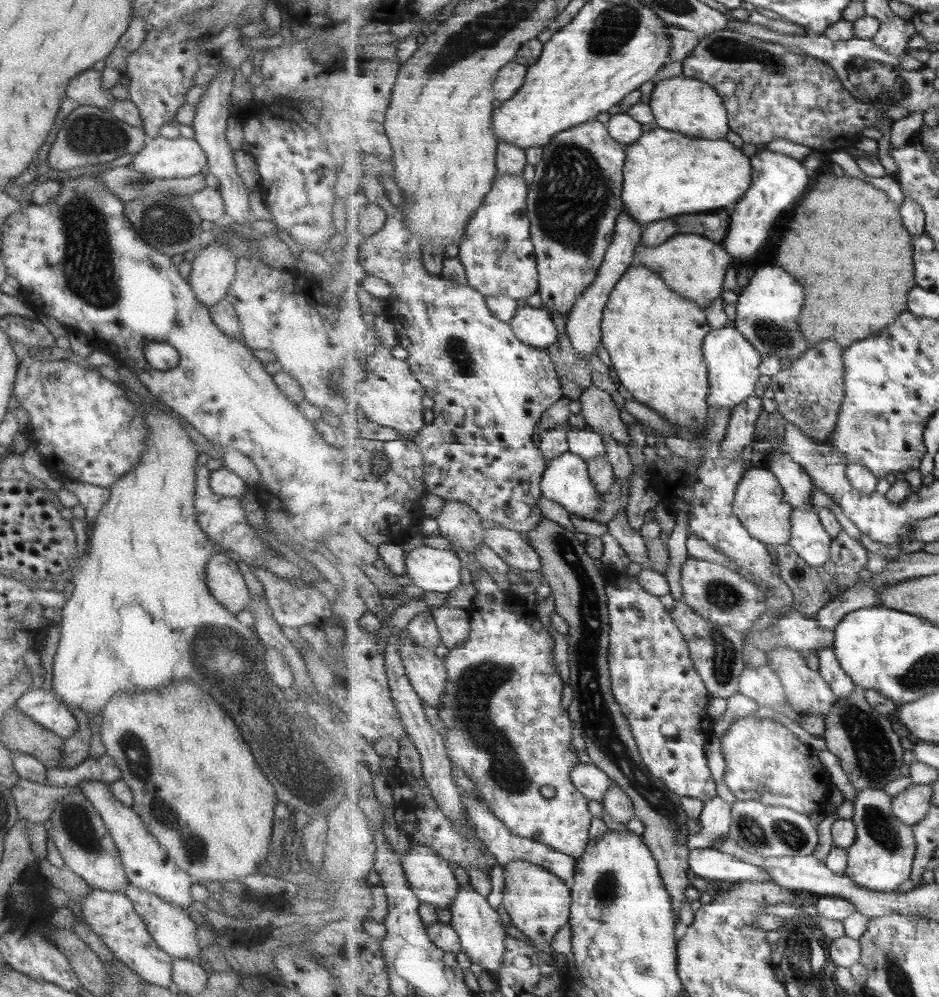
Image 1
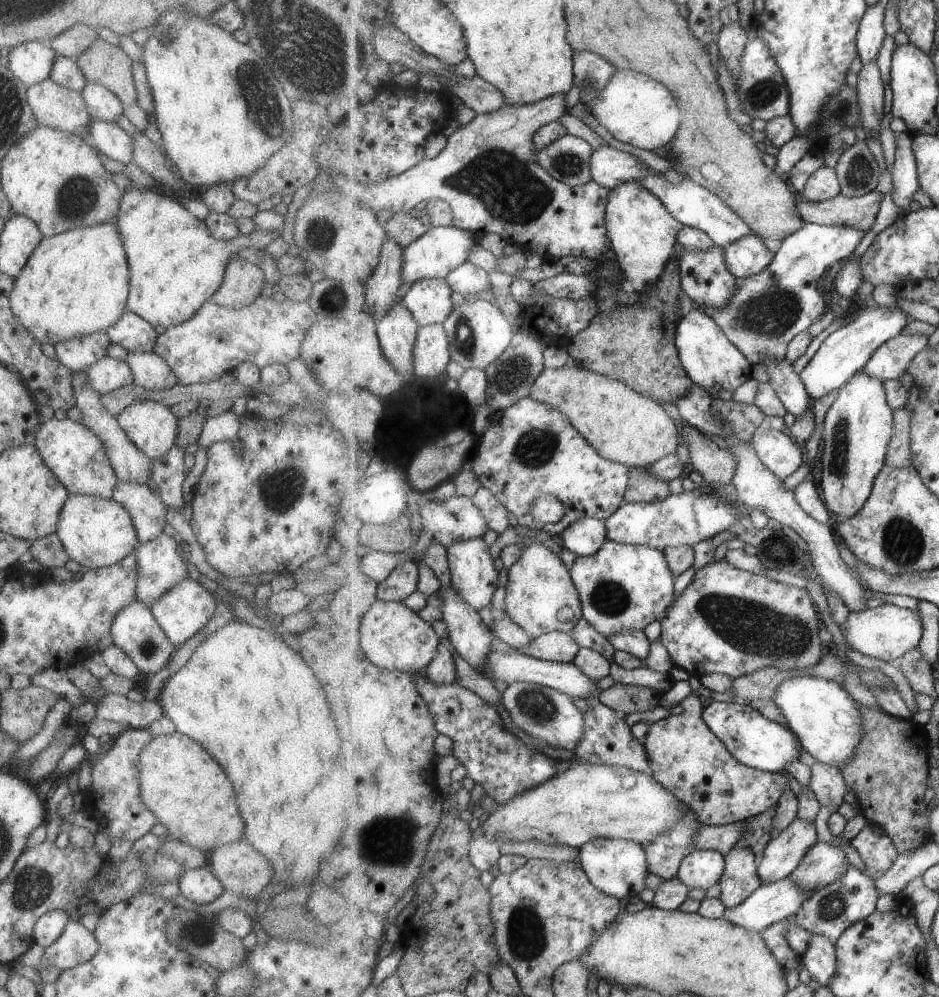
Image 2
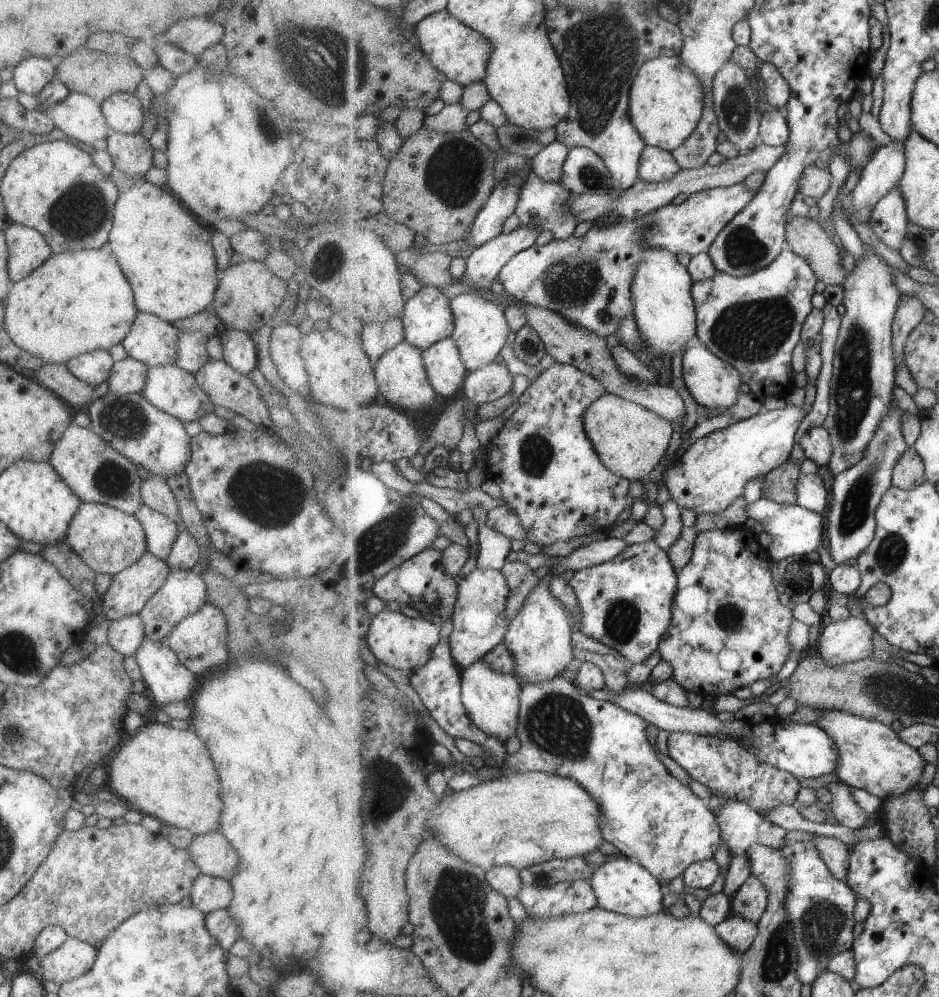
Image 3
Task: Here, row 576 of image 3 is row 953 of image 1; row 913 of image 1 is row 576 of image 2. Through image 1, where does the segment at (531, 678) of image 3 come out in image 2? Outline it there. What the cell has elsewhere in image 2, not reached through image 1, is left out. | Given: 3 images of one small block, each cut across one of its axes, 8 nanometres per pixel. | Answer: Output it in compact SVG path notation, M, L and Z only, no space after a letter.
M535 542L523 547L521 560L508 570L505 590L506 612L531 638L555 631L569 633L584 617L579 591L570 570L543 543Z

